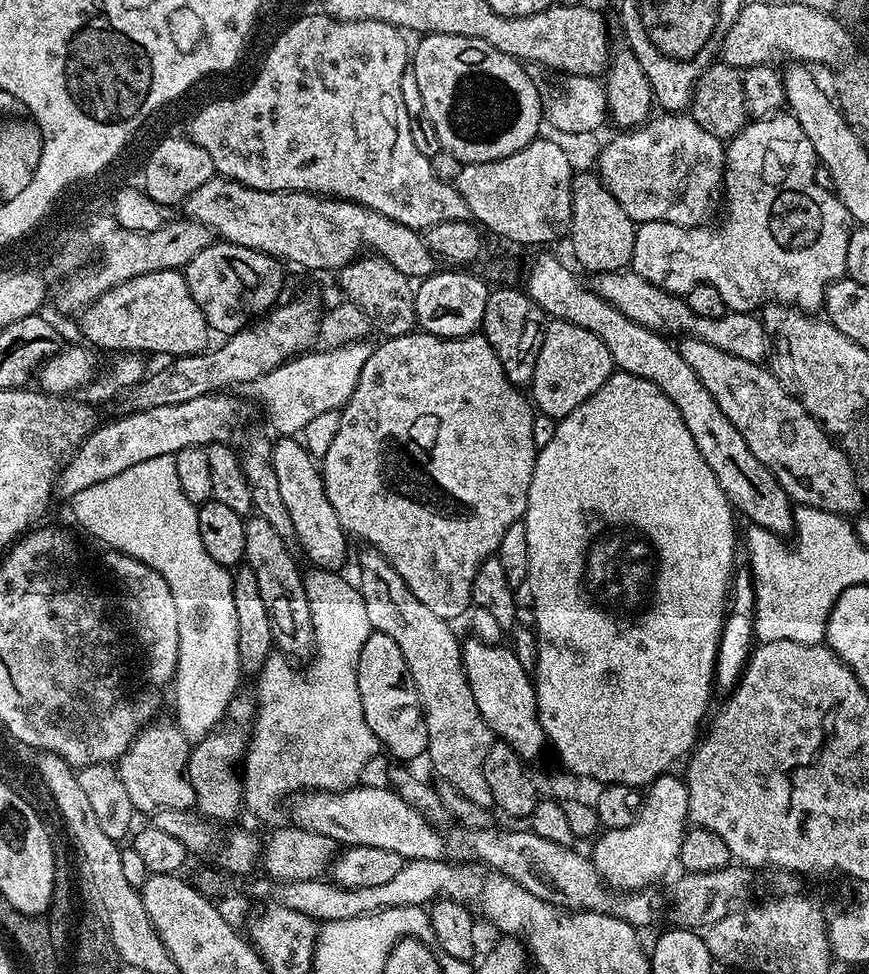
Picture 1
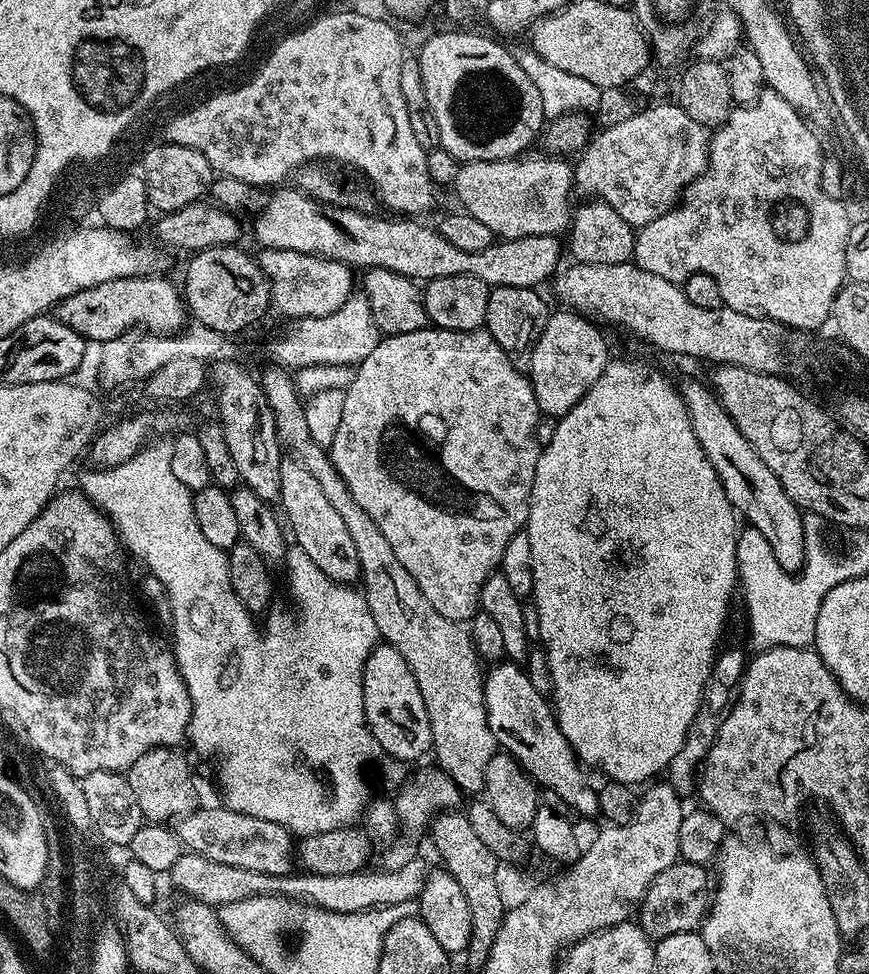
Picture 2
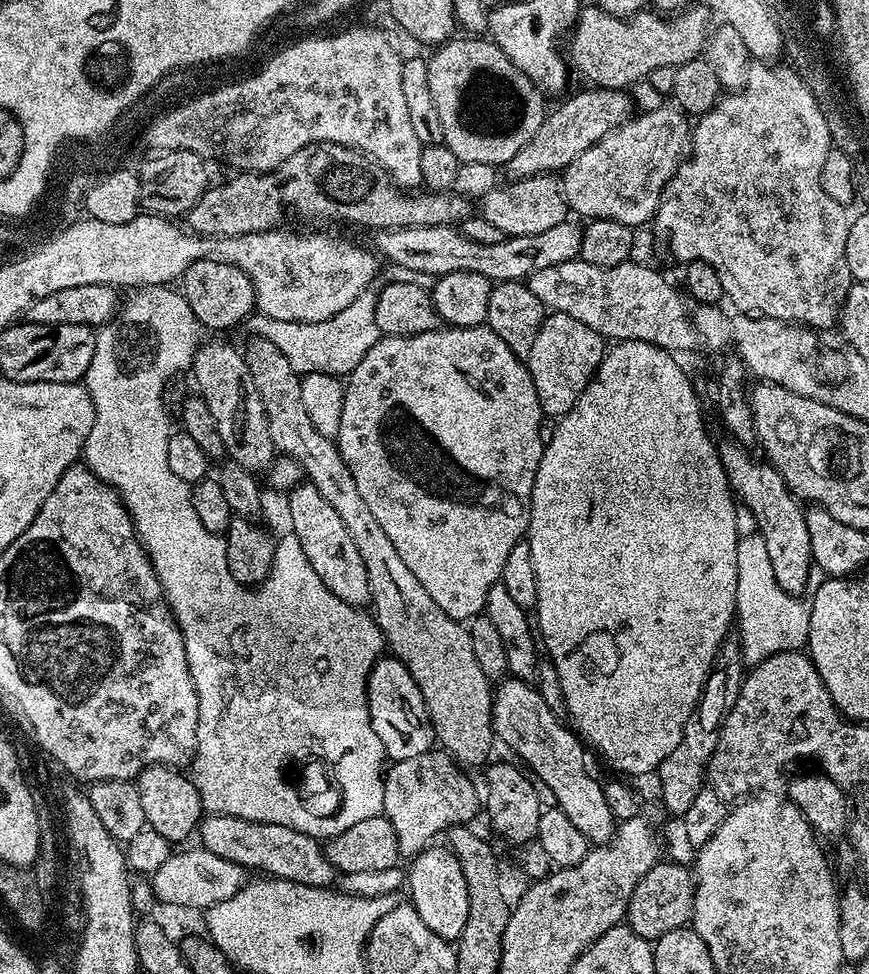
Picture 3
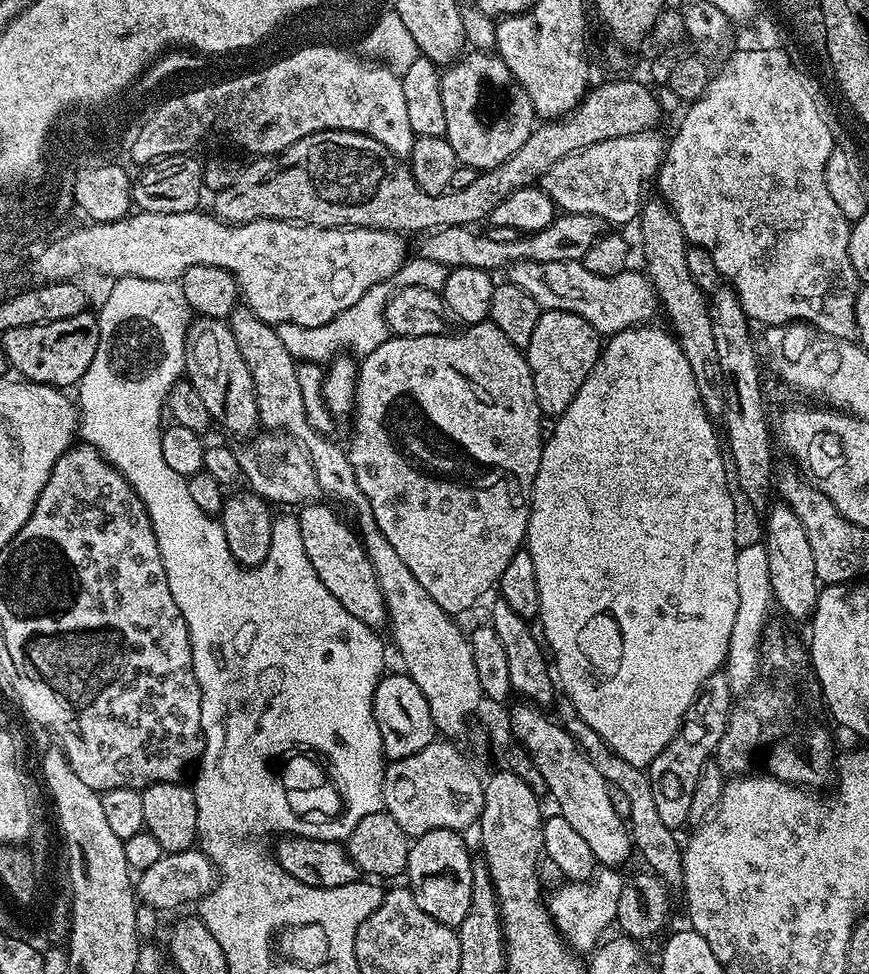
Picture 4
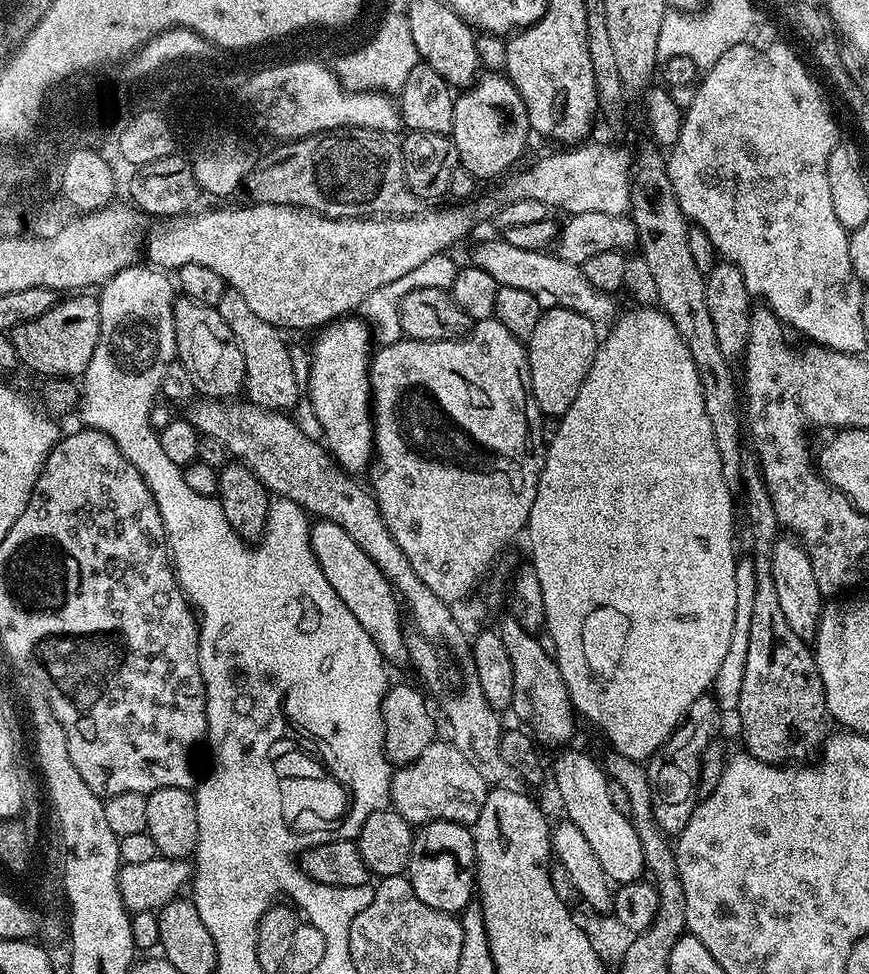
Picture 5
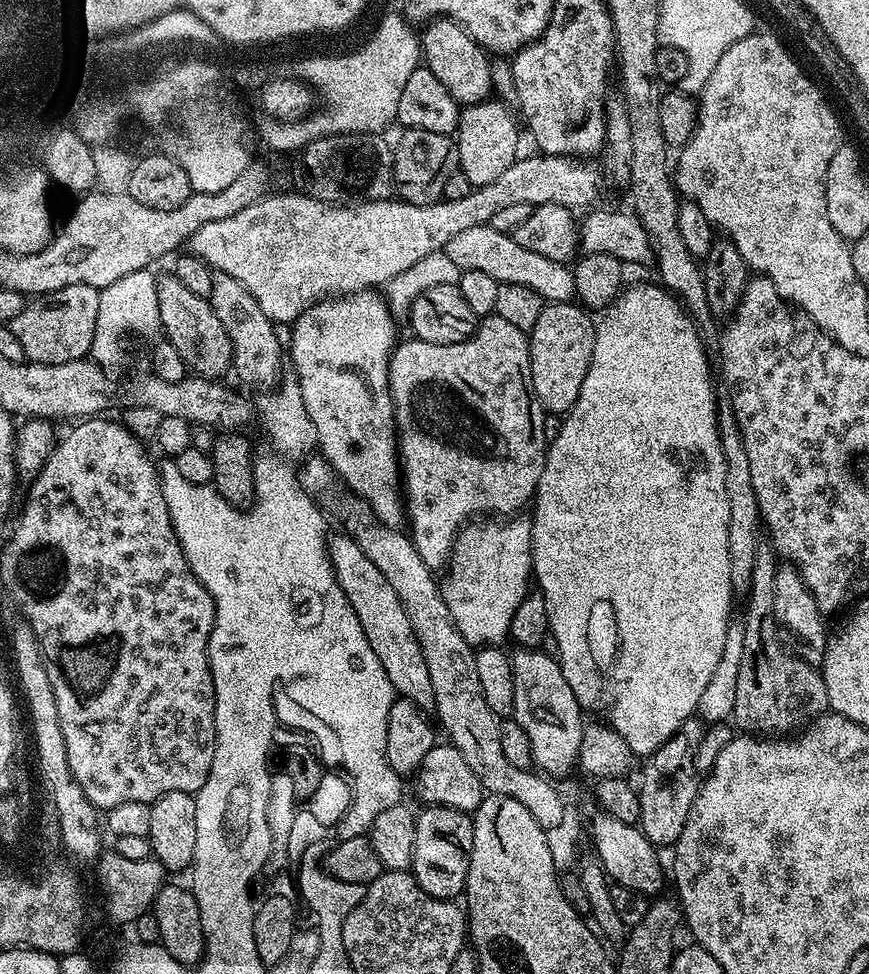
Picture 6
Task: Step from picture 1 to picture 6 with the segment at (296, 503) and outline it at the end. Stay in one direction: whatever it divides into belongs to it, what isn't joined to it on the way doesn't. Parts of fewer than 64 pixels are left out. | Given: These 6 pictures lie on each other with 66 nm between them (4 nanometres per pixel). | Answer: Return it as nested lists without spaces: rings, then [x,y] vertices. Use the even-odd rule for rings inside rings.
[[[333,535],[328,542],[328,557],[336,567],[336,581],[338,586],[342,586],[342,594],[346,594],[354,614],[358,614],[366,642],[370,642],[370,650],[378,654],[378,662],[382,662],[382,670],[386,670],[386,678],[390,678],[393,693],[414,702],[414,706],[419,708],[435,709],[430,670],[426,670],[422,646],[410,626],[410,618],[406,618],[406,610],[402,610],[402,602],[398,602],[398,594],[394,594],[394,586],[390,586],[390,582],[386,582],[386,574],[382,574],[366,554],[362,554],[362,546],[358,546],[352,536],[339,535]]]

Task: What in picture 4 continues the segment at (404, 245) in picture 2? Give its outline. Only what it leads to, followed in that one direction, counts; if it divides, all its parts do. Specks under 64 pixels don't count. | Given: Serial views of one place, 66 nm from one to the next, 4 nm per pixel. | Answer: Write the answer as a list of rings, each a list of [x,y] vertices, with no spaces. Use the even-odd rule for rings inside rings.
[[[565,212],[537,232],[521,234],[514,242],[494,242],[483,231],[467,228],[442,228],[425,235],[420,244],[419,255],[438,262],[443,268],[453,269],[462,266],[474,266],[490,273],[496,268],[507,269],[508,265],[519,260],[530,262],[562,262],[563,260],[583,261],[586,250],[594,246],[599,236],[605,235],[606,224],[598,216]]]

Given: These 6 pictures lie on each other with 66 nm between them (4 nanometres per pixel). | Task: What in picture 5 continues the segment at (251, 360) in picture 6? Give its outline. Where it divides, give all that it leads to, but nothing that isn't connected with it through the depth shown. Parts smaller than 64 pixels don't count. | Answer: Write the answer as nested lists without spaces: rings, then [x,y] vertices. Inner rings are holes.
[[[226,290],[222,294],[218,311],[222,314],[230,334],[238,342],[244,359],[244,392],[251,403],[260,408],[273,410],[292,410],[302,399],[302,380],[296,377],[296,368],[292,365],[292,356],[288,353],[288,344],[284,341],[285,333],[275,328],[270,322],[258,318],[242,294]]]

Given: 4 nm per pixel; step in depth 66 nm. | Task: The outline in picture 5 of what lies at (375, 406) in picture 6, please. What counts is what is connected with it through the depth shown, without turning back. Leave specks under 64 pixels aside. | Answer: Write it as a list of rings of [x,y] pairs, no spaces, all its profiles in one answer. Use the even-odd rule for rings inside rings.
[[[341,318],[323,325],[315,333],[312,365],[306,376],[306,399],[314,406],[322,422],[323,443],[341,469],[356,474],[374,460],[374,405],[370,361],[374,355],[374,337],[365,321]]]

